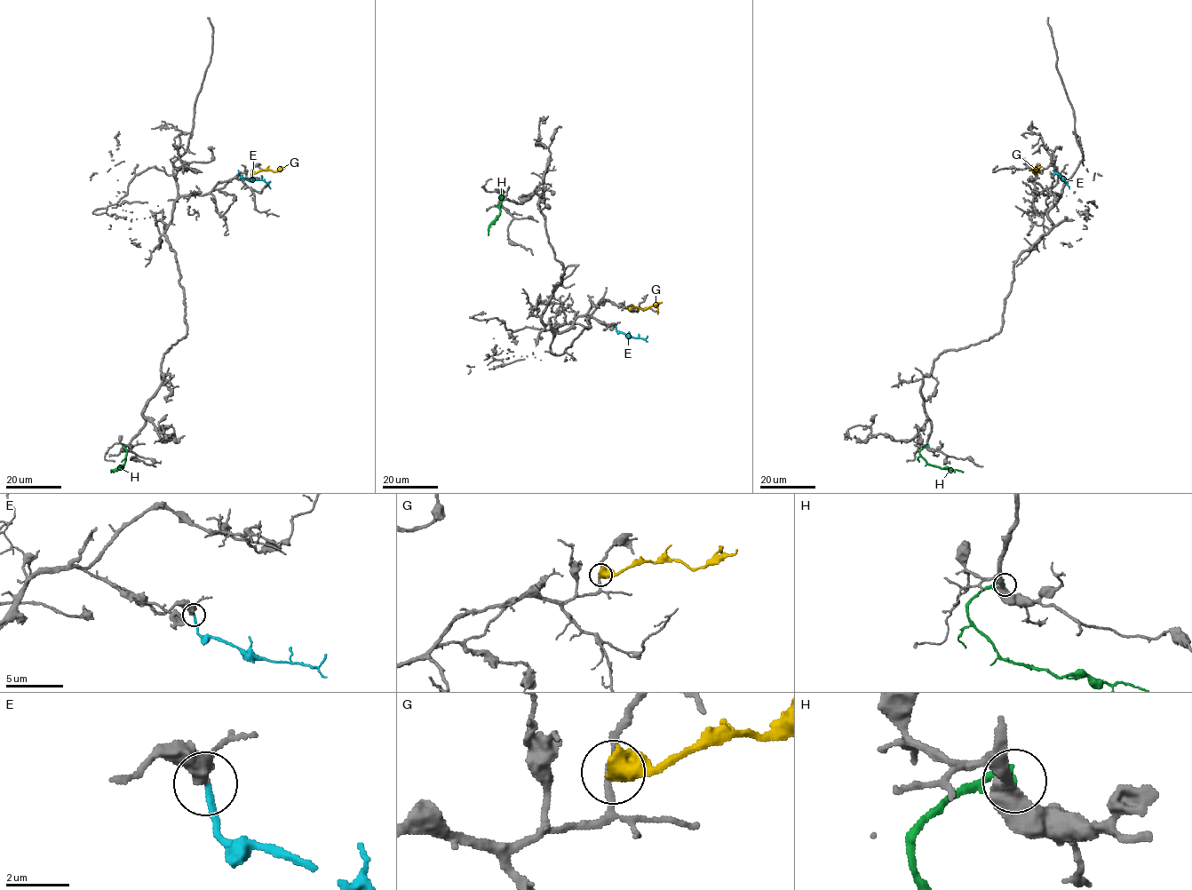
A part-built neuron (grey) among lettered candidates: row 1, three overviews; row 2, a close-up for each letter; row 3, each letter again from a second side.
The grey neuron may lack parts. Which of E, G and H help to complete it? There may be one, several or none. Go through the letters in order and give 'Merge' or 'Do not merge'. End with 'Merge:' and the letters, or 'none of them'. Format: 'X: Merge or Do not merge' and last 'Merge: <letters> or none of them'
E: Merge
G: Do not merge
H: Do not merge
Merge: E

